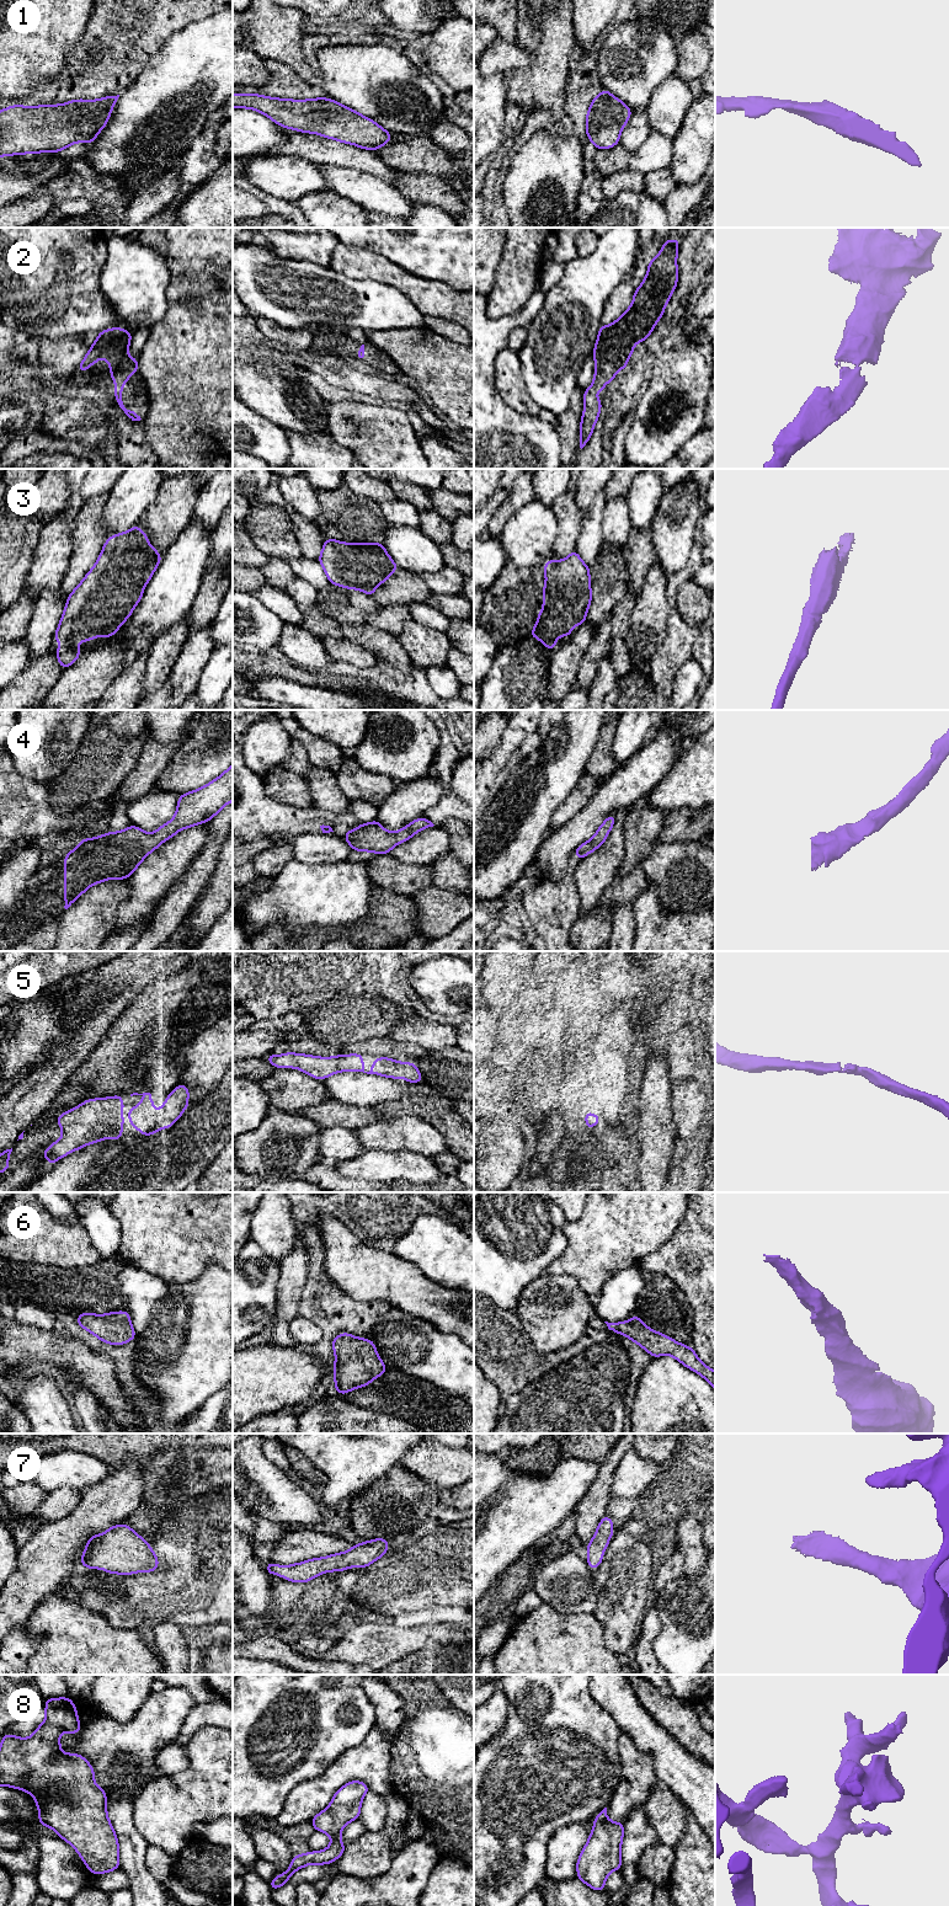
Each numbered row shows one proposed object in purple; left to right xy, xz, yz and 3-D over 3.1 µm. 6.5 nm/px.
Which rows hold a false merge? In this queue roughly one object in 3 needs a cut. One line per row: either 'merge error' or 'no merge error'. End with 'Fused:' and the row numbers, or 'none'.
1: no merge error
2: no merge error
3: no merge error
4: no merge error
5: no merge error
6: no merge error
7: no merge error
8: no merge error
Fused: none

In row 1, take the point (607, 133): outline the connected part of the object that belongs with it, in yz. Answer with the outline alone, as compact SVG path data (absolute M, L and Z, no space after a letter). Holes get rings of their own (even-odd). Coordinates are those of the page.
M607 89L595 97L590 105L586 116L586 133L590 142L596 149L609 149L617 145L620 140L620 132L625 127L633 111L619 98L613 96Z

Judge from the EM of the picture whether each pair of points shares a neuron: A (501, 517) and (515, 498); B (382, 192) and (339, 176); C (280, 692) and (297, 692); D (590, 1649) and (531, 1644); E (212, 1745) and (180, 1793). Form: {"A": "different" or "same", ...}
{"A": "same", "B": "same", "C": "same", "D": "same", "E": "same"}

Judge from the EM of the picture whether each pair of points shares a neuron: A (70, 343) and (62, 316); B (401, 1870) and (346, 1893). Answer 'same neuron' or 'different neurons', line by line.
A: different neurons
B: same neuron

